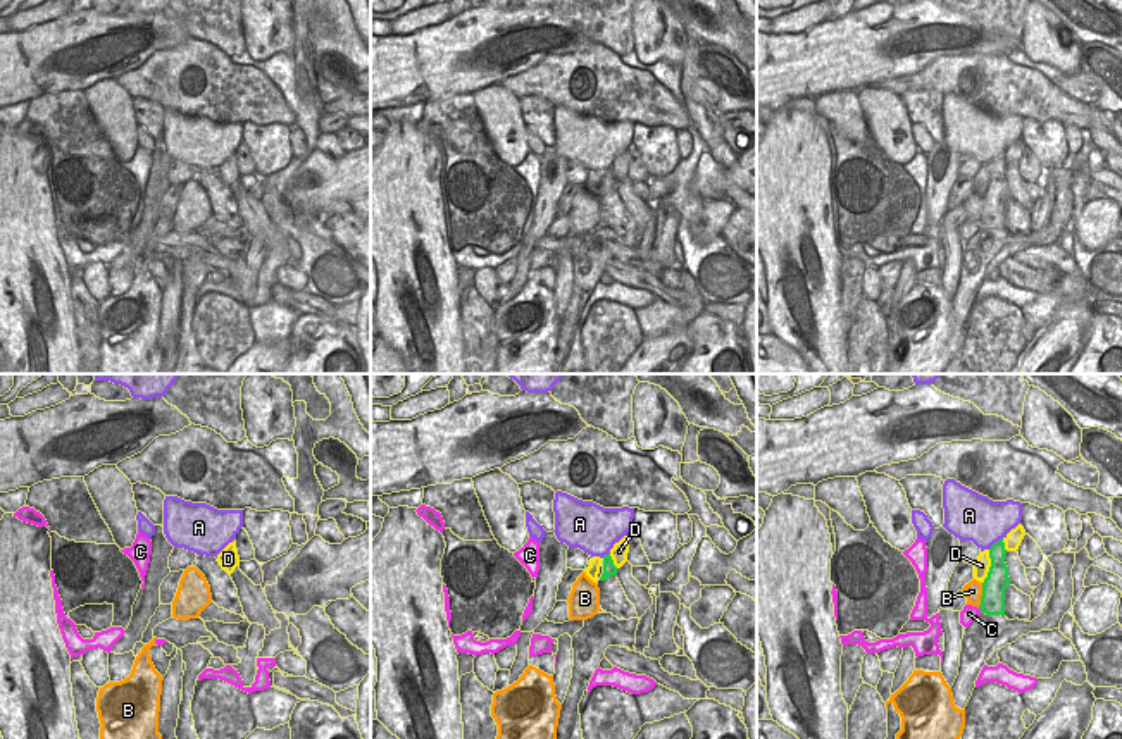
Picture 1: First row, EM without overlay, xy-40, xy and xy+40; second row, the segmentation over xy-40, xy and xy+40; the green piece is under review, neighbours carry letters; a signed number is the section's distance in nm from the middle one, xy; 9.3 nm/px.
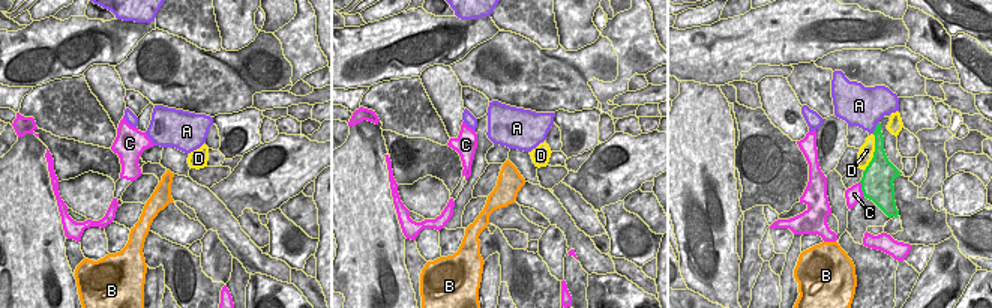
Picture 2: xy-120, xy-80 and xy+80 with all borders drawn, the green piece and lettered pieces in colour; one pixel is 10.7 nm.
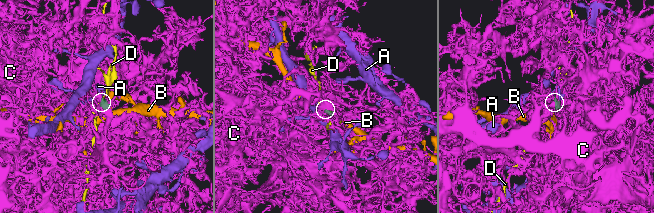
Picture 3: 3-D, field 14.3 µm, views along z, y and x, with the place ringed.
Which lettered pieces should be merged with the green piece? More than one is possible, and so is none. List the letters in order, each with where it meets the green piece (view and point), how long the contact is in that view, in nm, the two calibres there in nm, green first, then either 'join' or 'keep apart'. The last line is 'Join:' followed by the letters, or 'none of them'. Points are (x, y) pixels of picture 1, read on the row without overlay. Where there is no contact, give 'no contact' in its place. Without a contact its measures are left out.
A: xy+40 (995, 157) | 180 nm | 170/420 nm | keep apart
B: xy+40 (983, 209) | 240 nm | 220/170 nm | keep apart
C: xy+40 (979, 223) | 60 nm | 220/160 nm | keep apart
D: xy+40 (990, 181) | 320 nm | 220/160 nm | keep apart
Join: none of them

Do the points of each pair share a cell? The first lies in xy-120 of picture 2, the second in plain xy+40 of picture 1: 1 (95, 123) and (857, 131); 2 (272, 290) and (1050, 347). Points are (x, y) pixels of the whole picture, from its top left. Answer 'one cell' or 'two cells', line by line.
1: one cell
2: two cells

